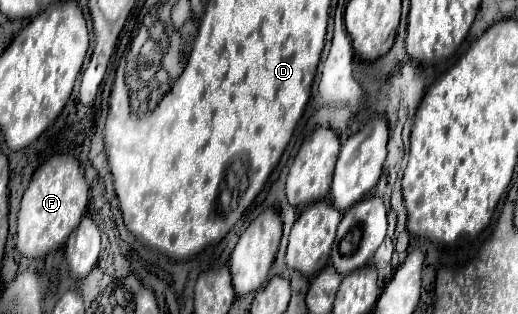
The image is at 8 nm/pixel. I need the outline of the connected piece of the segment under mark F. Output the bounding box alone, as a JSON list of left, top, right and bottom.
[16,154,88,260]

